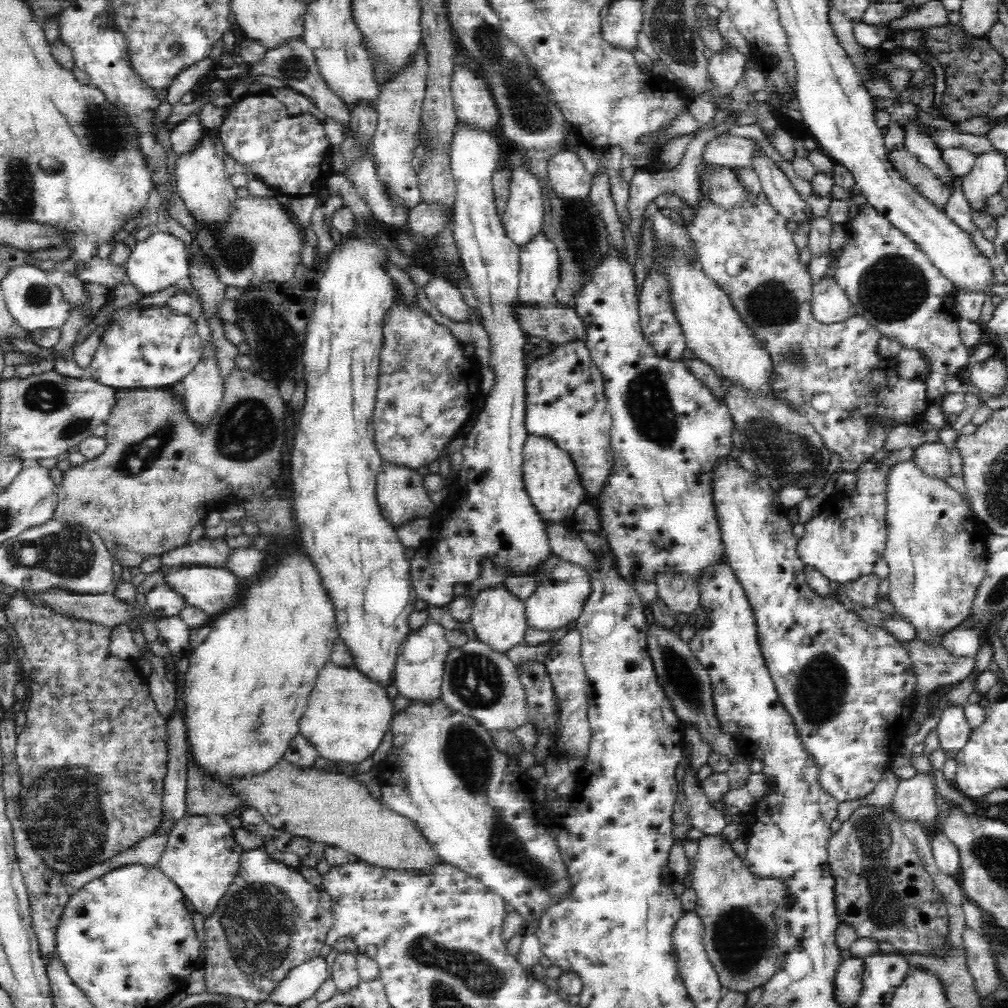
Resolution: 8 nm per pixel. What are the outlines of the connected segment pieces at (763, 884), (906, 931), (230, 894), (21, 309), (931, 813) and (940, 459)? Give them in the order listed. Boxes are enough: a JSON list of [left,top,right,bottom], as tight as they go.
[[692,836,788,993],[828,805,951,955],[204,845,333,1005],[1,264,71,332],[894,772,939,834],[910,441,951,480]]

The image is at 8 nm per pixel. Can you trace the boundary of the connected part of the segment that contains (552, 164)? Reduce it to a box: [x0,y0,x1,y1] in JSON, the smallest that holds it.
[547,146,592,199]

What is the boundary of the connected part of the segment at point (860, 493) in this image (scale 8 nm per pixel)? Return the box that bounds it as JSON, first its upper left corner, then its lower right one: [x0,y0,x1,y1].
[797,462,892,584]

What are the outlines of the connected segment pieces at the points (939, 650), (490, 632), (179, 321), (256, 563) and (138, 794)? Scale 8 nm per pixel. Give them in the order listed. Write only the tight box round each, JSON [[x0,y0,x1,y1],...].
[[900,638,976,702],[469,584,527,655],[87,303,202,389],[223,546,264,579],[4,594,168,874]]

